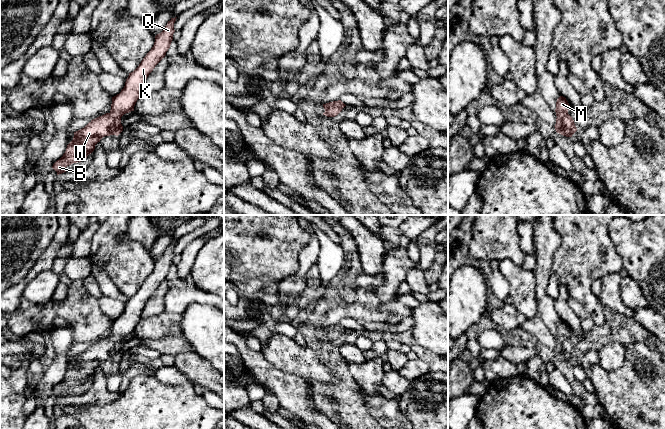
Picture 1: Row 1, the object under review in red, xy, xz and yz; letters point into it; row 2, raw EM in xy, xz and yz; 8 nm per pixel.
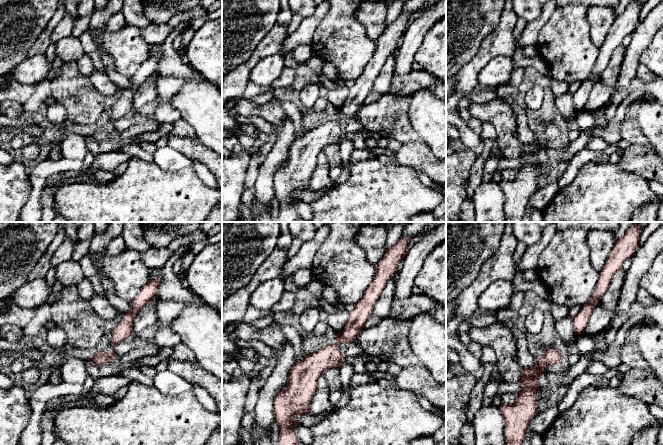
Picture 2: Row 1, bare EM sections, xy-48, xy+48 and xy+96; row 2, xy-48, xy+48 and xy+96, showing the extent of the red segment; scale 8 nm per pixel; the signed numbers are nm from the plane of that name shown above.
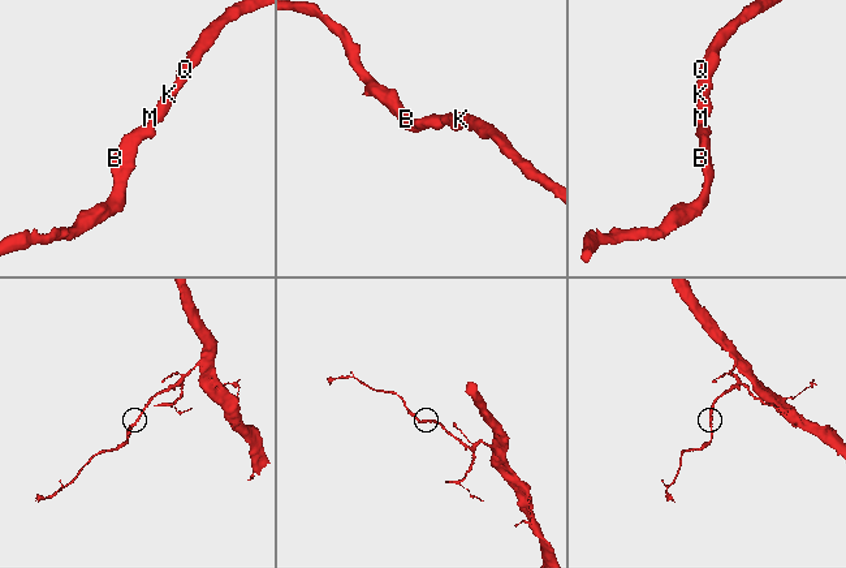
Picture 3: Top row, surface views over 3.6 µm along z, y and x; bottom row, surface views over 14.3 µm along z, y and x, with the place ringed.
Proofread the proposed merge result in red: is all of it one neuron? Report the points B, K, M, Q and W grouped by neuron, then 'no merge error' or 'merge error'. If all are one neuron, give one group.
B K M Q W; no merge error

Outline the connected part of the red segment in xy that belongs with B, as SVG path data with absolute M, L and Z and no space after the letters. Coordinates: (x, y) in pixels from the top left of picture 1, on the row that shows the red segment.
M171 18L163 31L155 36L155 42L151 50L139 66L129 73L121 92L112 97L110 112L91 120L84 128L74 132L73 140L67 145L65 153L52 166L57 175L66 172L67 166L87 158L103 137L118 136L123 131L121 117L134 111L134 106L141 97L141 89L147 77L165 57L173 40L176 18Z

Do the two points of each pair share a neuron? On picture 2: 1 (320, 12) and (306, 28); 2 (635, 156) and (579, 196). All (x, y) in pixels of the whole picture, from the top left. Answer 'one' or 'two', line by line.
1: one
2: two

